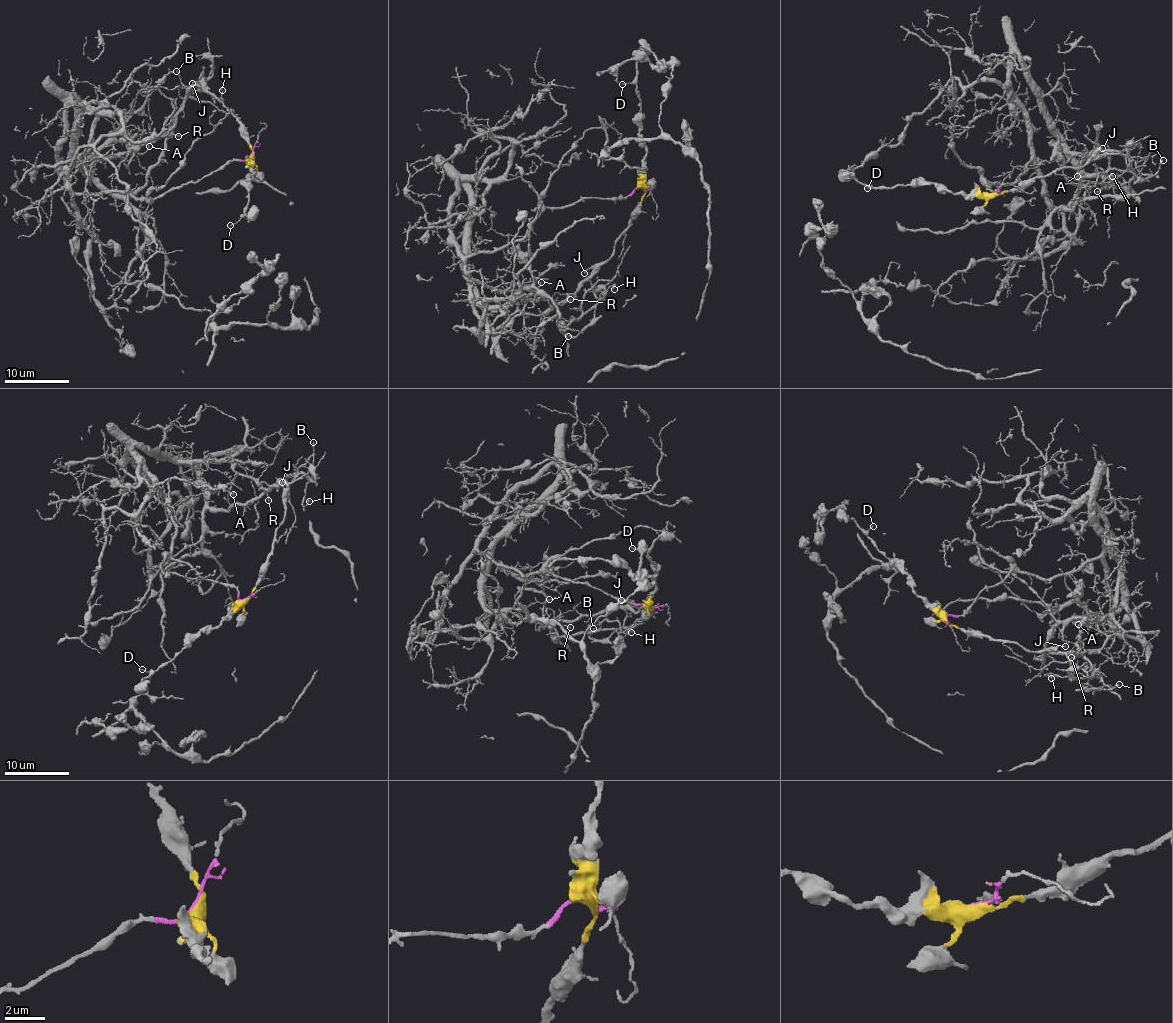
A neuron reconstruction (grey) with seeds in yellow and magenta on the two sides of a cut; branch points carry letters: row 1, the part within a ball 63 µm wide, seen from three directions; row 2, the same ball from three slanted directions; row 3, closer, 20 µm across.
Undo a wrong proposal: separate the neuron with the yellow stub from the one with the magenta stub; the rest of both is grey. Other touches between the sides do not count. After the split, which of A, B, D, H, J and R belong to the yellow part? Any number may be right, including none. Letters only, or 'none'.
A, B, D, H, J, R

